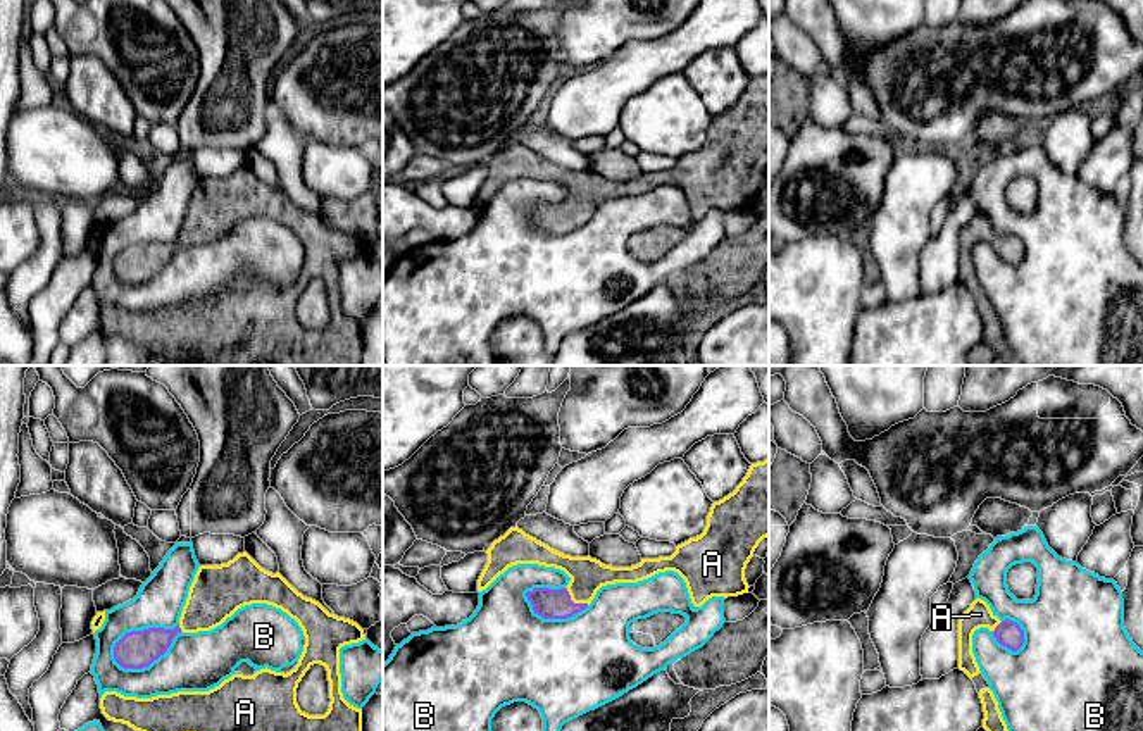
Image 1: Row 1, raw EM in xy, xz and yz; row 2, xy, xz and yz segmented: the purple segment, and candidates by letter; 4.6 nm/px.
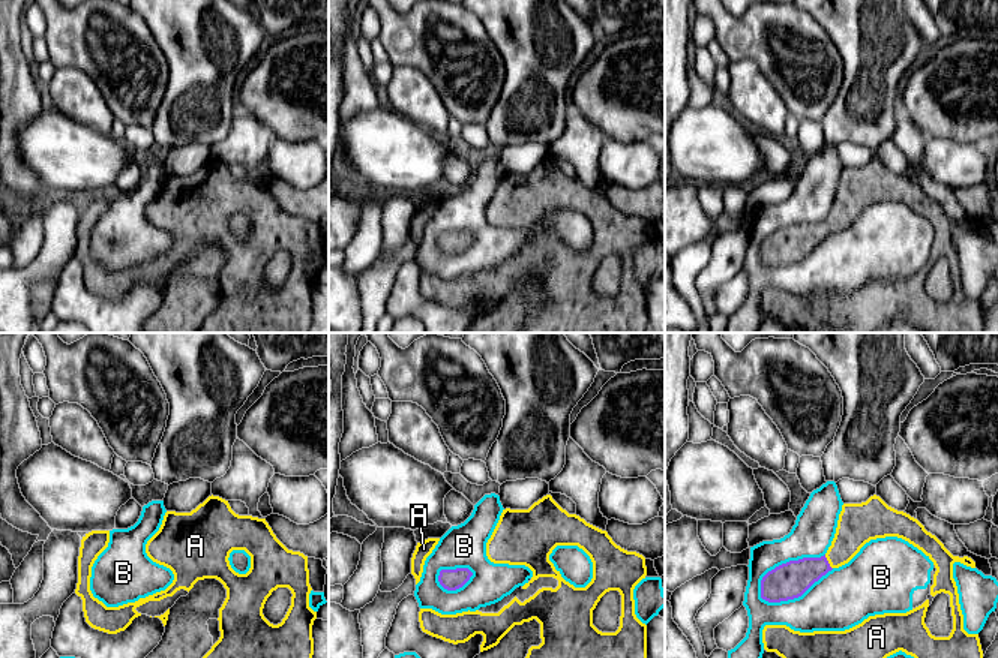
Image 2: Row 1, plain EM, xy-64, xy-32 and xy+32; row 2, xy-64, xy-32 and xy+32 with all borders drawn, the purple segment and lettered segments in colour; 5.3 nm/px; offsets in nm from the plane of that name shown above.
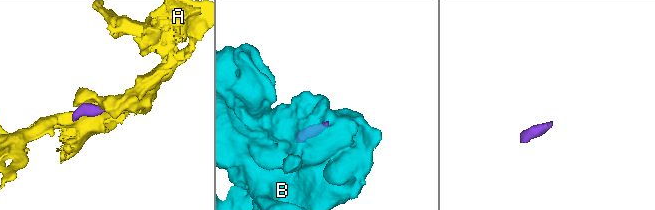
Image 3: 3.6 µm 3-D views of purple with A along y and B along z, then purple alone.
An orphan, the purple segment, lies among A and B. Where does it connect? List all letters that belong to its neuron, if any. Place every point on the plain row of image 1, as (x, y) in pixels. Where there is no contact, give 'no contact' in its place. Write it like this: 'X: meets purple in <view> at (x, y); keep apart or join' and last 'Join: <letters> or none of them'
A: meets purple in xz at (573, 216); join
B: meets purple in xy at (138, 245); keep apart
Join: A

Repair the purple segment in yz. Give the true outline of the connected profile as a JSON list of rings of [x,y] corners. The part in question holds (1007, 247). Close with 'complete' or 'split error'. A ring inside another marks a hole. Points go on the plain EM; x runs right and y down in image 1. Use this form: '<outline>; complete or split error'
[[[976,212],[959,233],[959,283],[976,298],[984,326],[983,341],[993,352],[993,366],[1022,366],[1009,347],[998,316],[972,267],[972,248],[979,241],[988,241],[996,255],[1012,266],[1017,266],[1022,260],[1024,245],[1014,234],[1000,234],[981,212]]]; split error

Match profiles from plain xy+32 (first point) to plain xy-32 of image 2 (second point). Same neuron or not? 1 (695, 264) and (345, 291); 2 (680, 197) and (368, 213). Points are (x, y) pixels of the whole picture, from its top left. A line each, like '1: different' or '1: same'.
1: different
2: different

